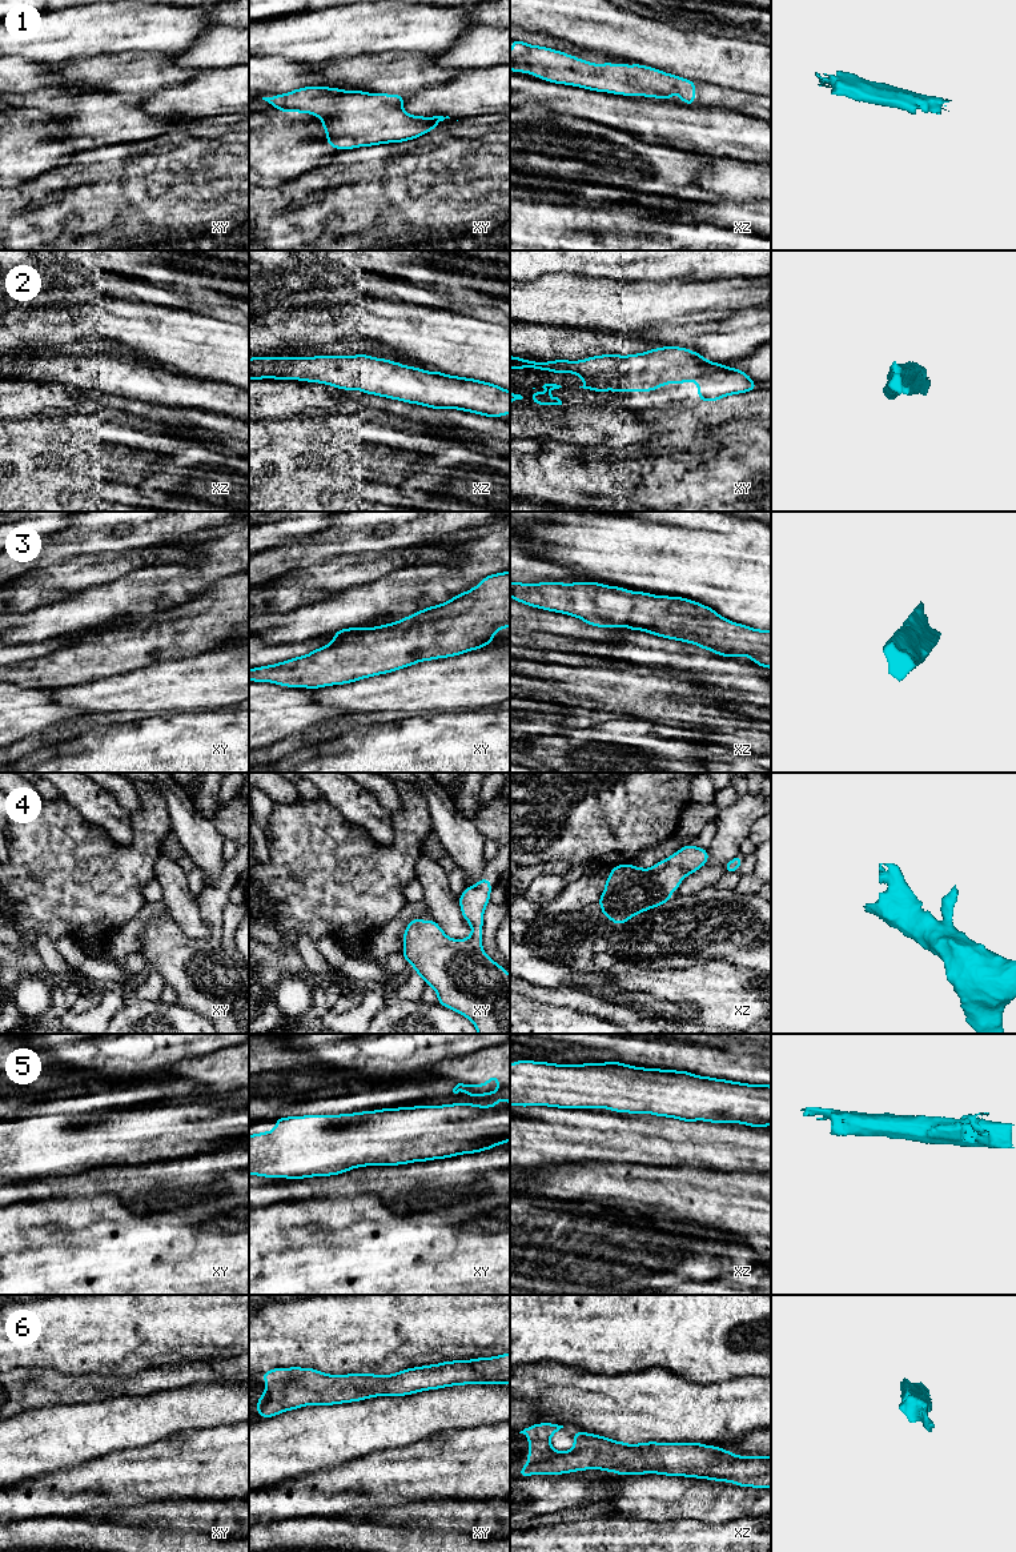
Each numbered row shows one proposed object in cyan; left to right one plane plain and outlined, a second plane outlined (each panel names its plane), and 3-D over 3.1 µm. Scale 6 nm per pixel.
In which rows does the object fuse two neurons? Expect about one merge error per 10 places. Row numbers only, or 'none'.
none

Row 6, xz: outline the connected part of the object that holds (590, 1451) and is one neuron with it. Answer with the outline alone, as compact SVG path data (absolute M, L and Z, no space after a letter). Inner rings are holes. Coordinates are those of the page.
M554 1423L534 1424L519 1433L529 1436L527 1464L518 1472L519 1477L530 1475L562 1475L585 1469L602 1469L618 1475L658 1473L667 1476L686 1476L710 1479L714 1481L734 1483L739 1487L771 1488L771 1457L770 1456L738 1456L716 1445L700 1443L639 1443L626 1444L610 1440L606 1436L573 1431L574 1447L567 1452L559 1452L550 1444L549 1437L563 1425Z

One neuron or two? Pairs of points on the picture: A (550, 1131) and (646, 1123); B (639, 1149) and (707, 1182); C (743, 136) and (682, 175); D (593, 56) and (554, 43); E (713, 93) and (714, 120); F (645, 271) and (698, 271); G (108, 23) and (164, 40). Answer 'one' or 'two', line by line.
A: one
B: two
C: two
D: one
E: two
F: one
G: one

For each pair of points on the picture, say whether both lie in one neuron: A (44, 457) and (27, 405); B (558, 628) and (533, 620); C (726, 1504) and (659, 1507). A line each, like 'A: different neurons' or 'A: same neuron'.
A: different neurons
B: same neuron
C: same neuron

